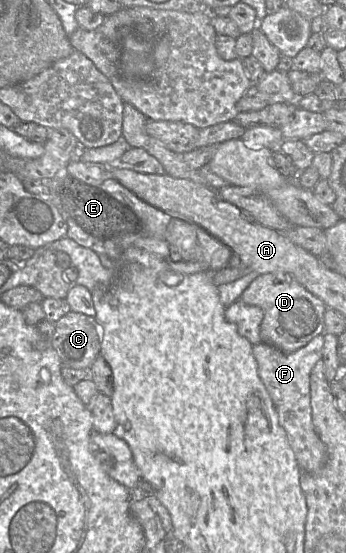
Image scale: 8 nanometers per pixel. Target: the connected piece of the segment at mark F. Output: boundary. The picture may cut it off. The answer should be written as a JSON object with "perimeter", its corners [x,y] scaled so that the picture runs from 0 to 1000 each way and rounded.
{"perimeter":[[[925,604],[882,626],[847,638],[821,638],[792,626],[749,620],[728,627],[728,637],[746,662],[746,678],[766,696],[803,749],[806,765],[829,785],[835,803],[850,817],[870,854],[910,854],[928,848],[945,834],[945,814],[910,779],[902,763],[902,736],[896,711],[896,676],[916,653],[931,649],[936,606]]]}

